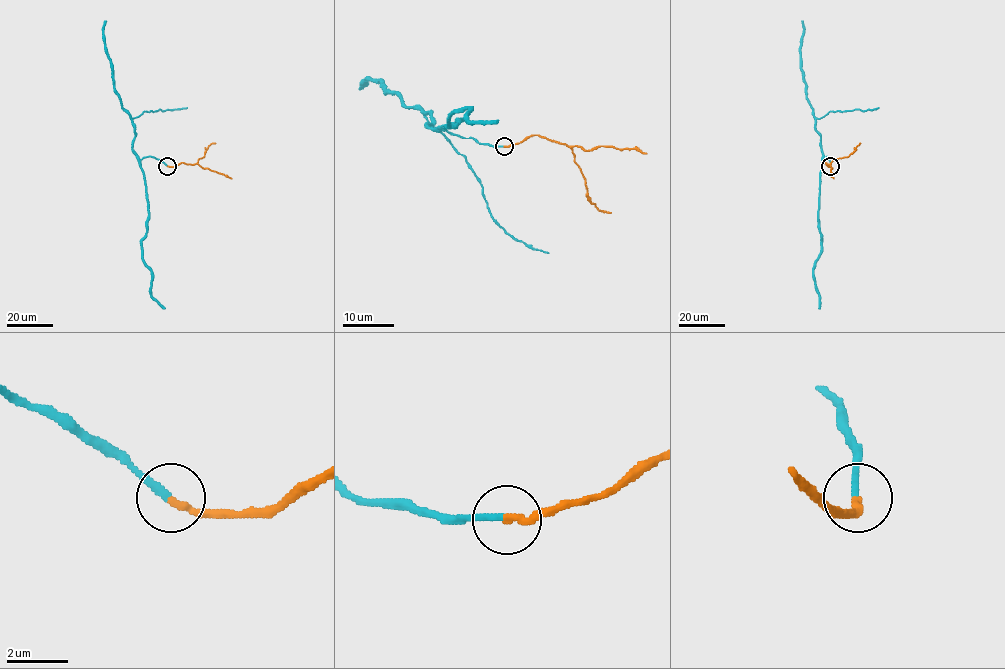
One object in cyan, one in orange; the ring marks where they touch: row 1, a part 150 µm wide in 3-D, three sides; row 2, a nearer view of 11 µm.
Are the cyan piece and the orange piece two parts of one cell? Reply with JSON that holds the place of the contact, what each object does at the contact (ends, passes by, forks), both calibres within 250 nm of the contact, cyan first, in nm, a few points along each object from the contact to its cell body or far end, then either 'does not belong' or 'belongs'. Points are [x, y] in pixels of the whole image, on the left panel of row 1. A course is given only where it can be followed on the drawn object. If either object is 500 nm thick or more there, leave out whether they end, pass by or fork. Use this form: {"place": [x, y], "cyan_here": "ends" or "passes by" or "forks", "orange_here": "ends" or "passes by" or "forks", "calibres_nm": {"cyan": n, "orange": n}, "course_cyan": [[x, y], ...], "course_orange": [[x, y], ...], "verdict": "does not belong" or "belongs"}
{"place": [167, 166], "cyan_here": "ends", "orange_here": "ends", "calibres_nm": {"cyan": 240, "orange": 240}, "course_cyan": [[167, 166], [153, 156], [140, 160], [148, 211], [142, 259], [152, 274], [151, 295], [165, 308]], "course_orange": [[167, 166], [196, 163], [210, 144], [215, 143]], "verdict": "belongs"}

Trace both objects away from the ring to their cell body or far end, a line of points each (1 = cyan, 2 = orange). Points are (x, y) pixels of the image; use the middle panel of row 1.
1: (504, 146), (444, 128), (462, 119), (446, 126), (462, 109), (469, 109), (468, 119), (499, 120)
2: (504, 146), (519, 143), (536, 134), (568, 145), (584, 178), (587, 197), (603, 212), (611, 212)

